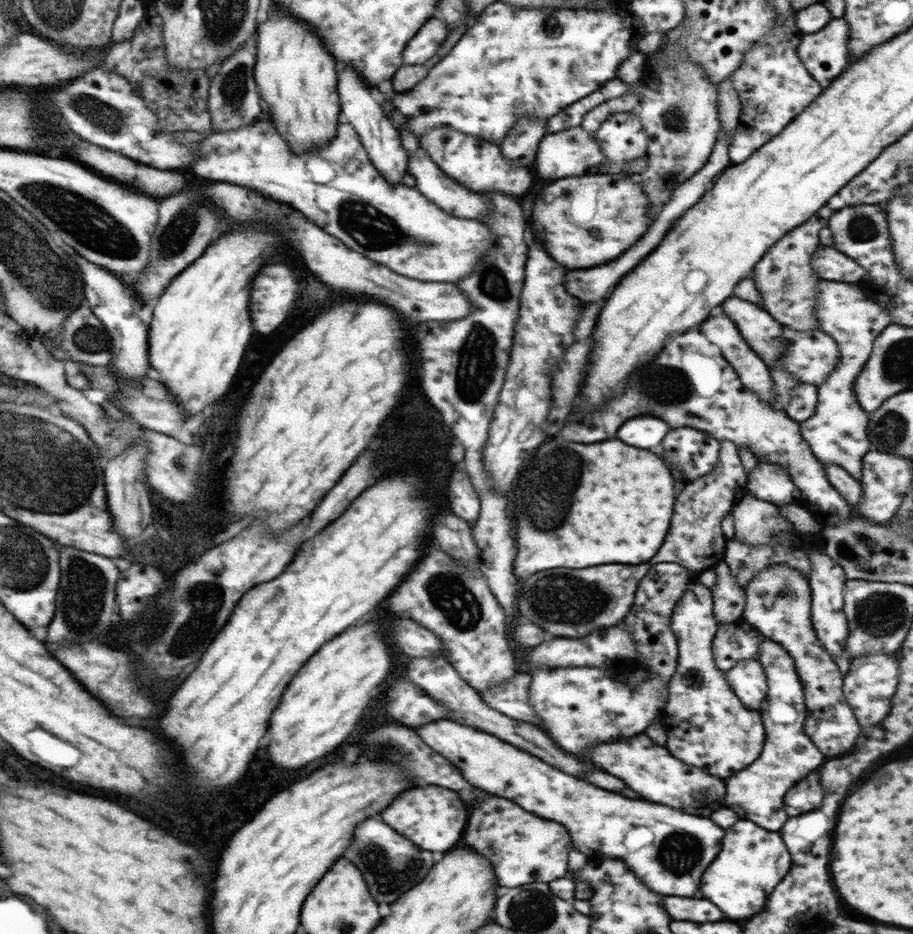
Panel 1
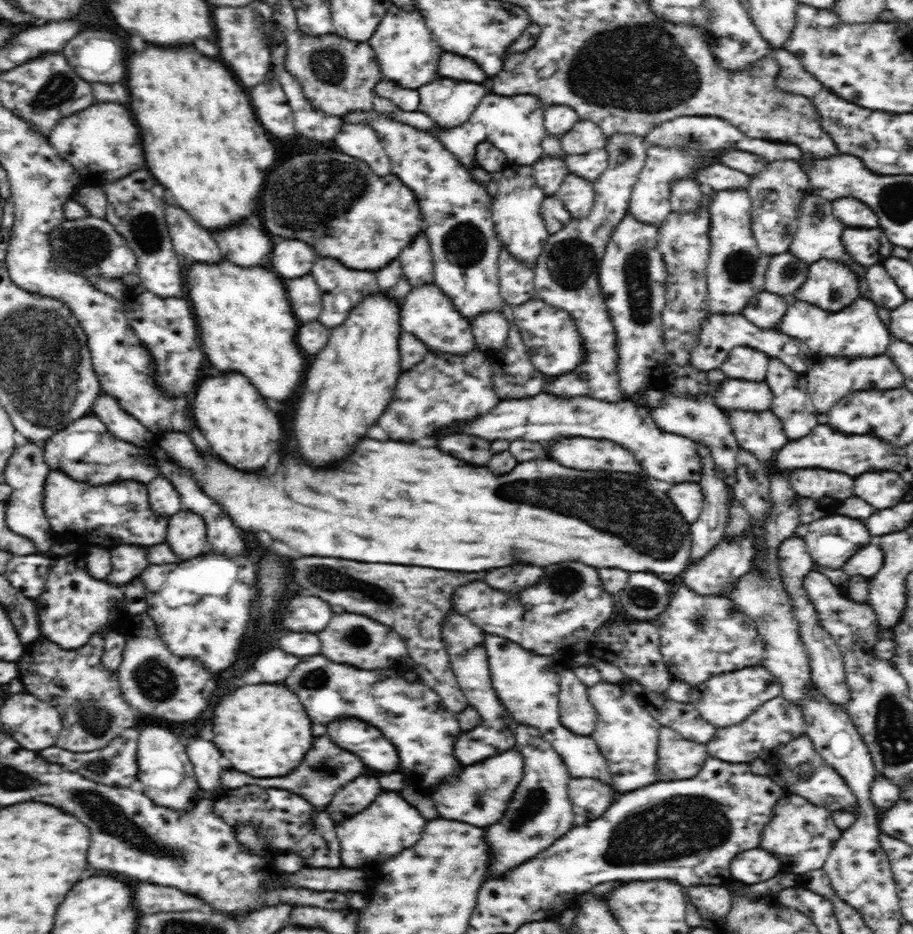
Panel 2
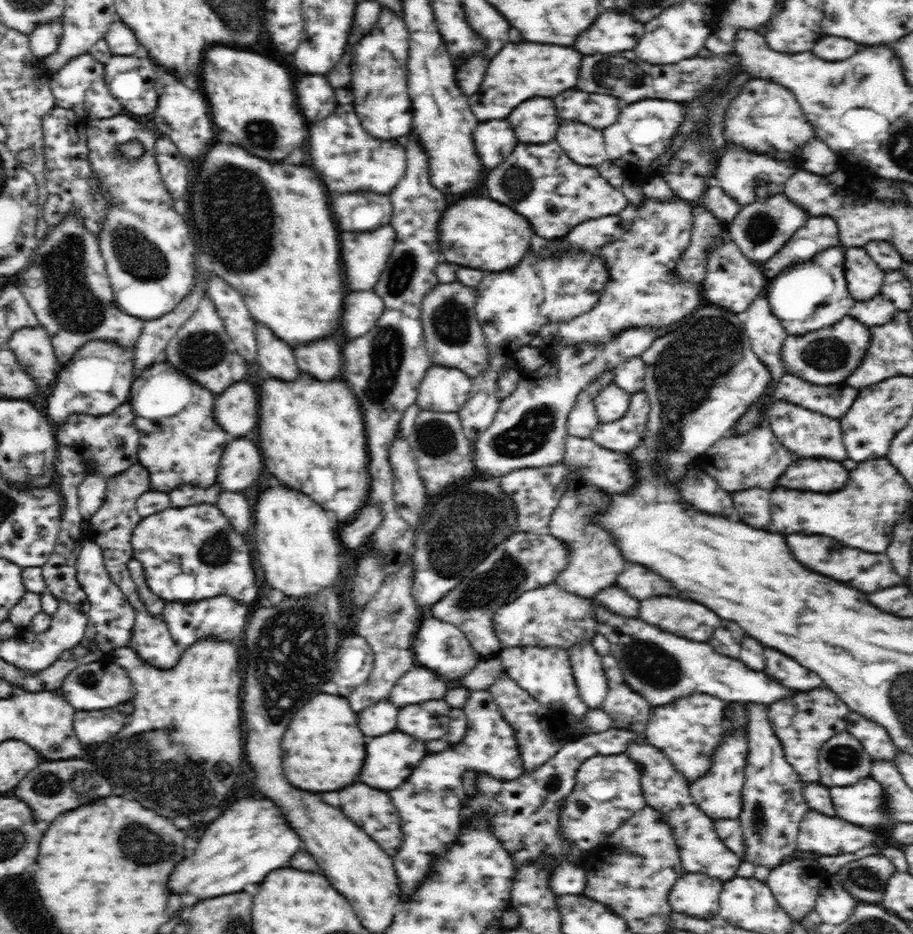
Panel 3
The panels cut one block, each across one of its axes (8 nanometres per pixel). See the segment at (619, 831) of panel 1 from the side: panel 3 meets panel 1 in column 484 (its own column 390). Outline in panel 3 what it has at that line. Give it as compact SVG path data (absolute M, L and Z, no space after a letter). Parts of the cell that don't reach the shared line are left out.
M390 732L390 734L384 734L384 736L372 738L366 744L364 768L362 768L358 780L372 786L372 788L390 792L408 778L408 774L418 766L418 762L424 758L424 754L426 754L426 744L418 742L412 736L402 734L402 732Z

